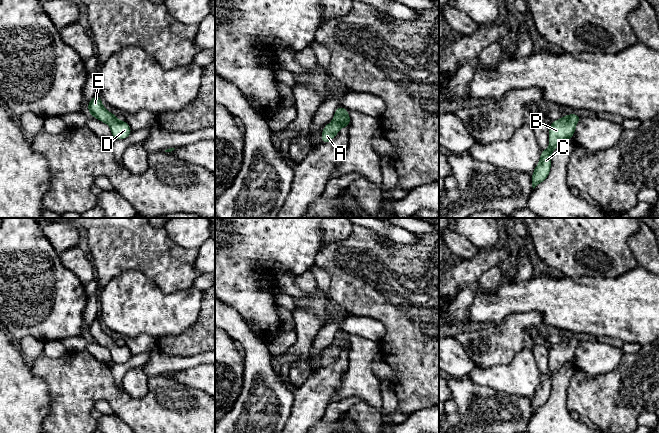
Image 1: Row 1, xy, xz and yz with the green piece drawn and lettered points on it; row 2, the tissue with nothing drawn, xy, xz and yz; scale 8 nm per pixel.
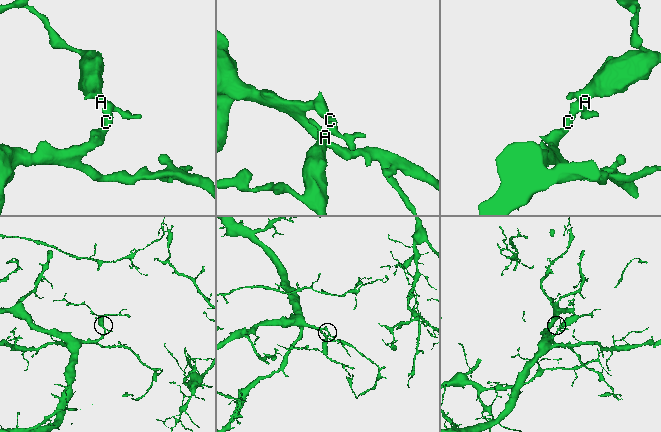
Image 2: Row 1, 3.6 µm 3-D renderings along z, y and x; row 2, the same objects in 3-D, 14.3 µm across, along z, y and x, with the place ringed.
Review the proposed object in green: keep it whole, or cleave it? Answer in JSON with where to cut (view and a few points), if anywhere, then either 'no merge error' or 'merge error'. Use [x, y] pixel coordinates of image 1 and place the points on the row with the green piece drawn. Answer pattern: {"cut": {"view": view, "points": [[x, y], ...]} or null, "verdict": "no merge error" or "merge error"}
{"cut": null, "verdict": "no merge error"}

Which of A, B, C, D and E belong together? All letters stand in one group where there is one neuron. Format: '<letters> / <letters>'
A B C D E

